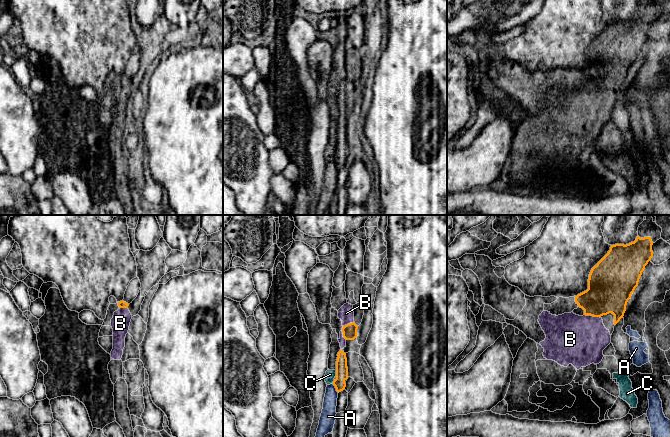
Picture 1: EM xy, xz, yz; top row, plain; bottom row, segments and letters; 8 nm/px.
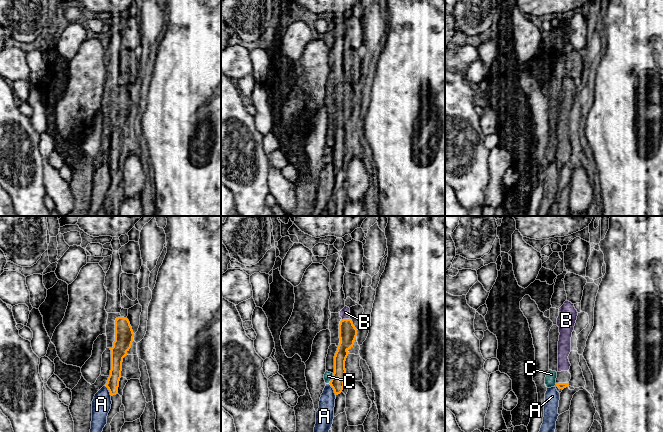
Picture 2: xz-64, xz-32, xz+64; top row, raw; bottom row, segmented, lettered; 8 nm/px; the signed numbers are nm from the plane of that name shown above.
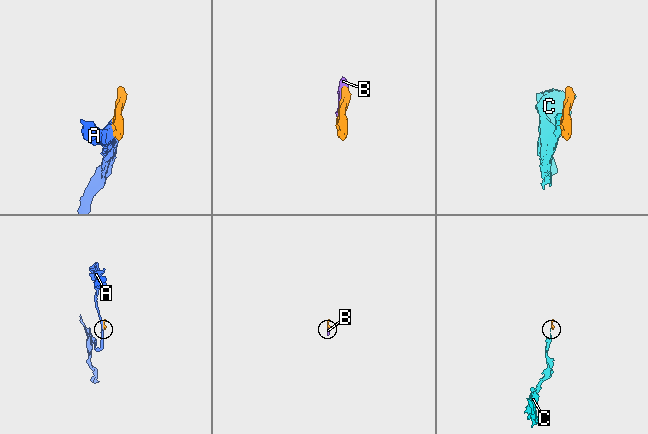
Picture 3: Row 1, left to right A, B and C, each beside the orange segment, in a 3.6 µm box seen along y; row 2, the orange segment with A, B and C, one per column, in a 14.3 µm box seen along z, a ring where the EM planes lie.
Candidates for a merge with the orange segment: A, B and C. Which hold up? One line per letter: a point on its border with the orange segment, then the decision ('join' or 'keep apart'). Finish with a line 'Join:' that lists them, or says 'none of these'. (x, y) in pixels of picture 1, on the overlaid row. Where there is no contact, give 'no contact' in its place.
A: meets orange in xz at (335, 387); keep apart
B: meets orange in xz at (348, 324); join
C: meets orange in xz at (336, 373); keep apart
Join: B

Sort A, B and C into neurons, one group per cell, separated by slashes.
A / B / C

